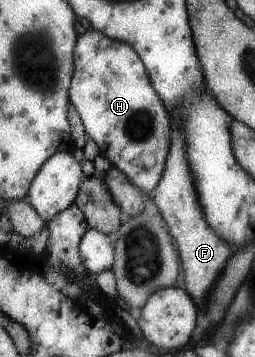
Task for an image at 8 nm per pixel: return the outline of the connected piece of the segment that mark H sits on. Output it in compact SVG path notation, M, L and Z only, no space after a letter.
M83 30L75 51L75 75L72 79L71 95L73 107L77 109L85 126L85 133L99 147L99 153L111 161L112 165L128 175L145 193L153 196L153 191L164 175L168 153L172 147L171 123L151 87L147 71L139 55L125 42L119 43L100 31Z

